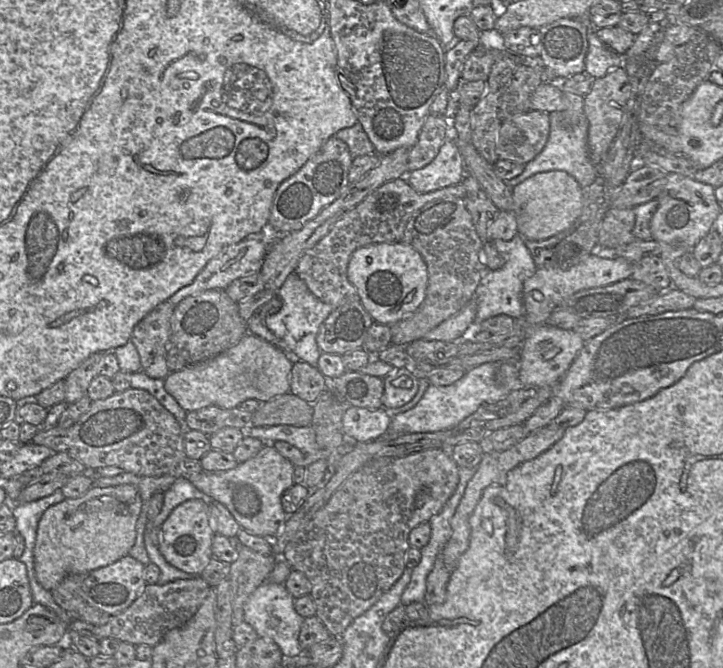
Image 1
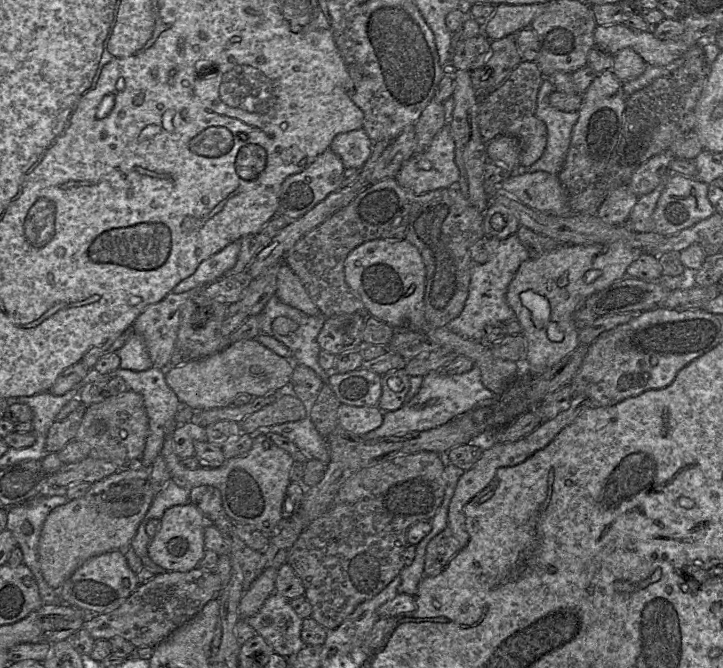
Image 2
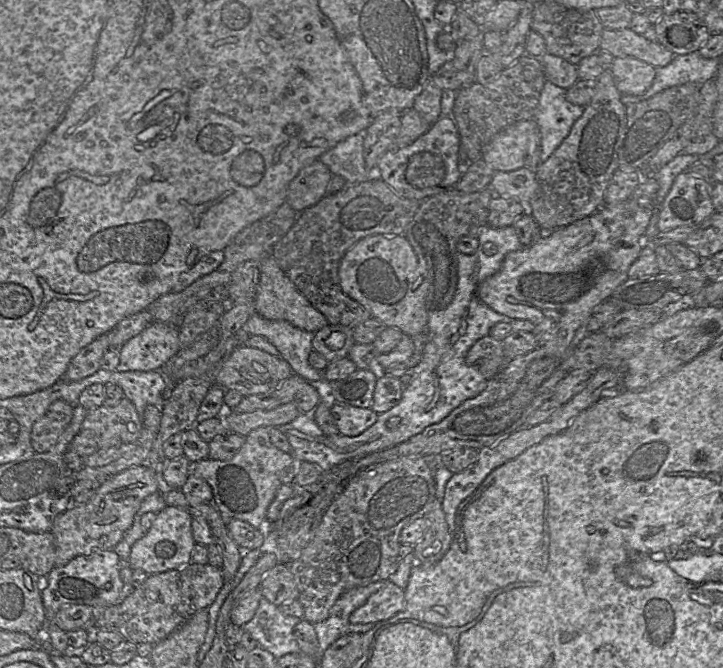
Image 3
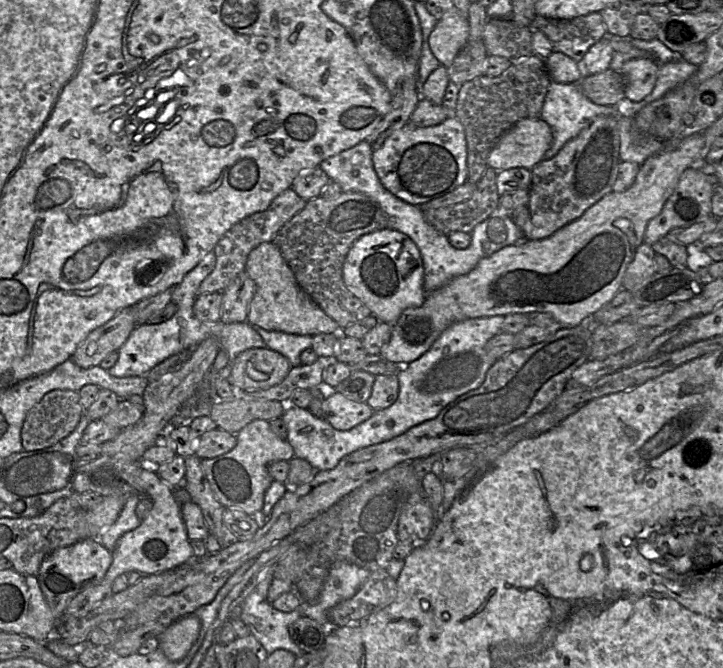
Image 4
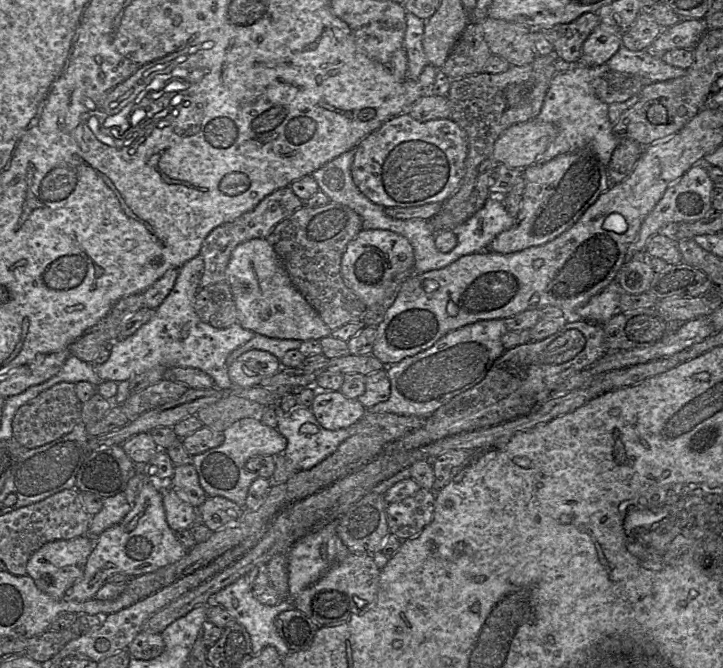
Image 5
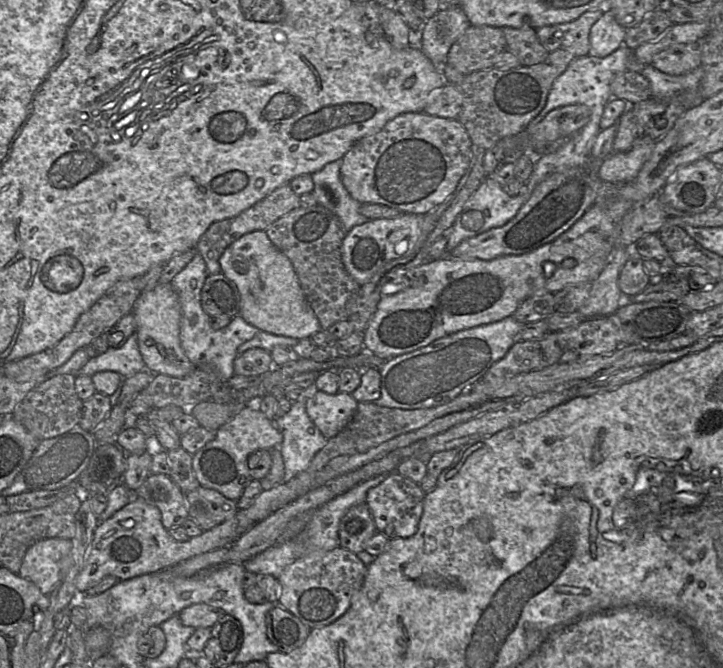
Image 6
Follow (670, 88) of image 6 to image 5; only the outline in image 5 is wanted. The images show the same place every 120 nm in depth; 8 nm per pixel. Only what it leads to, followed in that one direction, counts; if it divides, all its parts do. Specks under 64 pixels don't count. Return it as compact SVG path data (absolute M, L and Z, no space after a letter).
M621 46L606 63L611 71L628 73L642 82L642 86L684 76L686 69L671 66L647 50L633 51Z

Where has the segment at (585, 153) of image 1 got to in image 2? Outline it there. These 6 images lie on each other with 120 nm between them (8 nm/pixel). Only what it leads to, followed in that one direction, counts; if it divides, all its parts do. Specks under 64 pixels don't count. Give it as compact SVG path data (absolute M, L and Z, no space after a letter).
M545 78L538 92L534 113L547 127L545 151L535 163L529 167L521 167L519 171L547 171L551 174L558 174L563 167L570 146L572 130L579 118L579 111L564 112L551 106L549 96L554 90L554 84L550 79Z

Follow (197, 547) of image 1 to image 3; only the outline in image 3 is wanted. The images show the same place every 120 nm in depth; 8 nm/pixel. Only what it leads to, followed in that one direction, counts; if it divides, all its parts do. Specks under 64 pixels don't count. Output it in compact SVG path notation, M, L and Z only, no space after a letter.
M166 506L157 513L156 519L142 538L132 548L127 565L132 570L141 569L148 575L179 570L192 563L192 551L196 544L192 533L191 514L179 507Z

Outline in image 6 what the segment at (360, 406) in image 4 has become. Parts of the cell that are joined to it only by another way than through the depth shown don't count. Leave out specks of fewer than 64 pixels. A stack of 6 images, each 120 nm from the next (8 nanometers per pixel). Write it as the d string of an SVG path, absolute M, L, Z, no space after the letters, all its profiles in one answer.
M317 391L306 401L306 411L314 425L329 440L339 434L352 420L358 402L352 394L328 394Z

